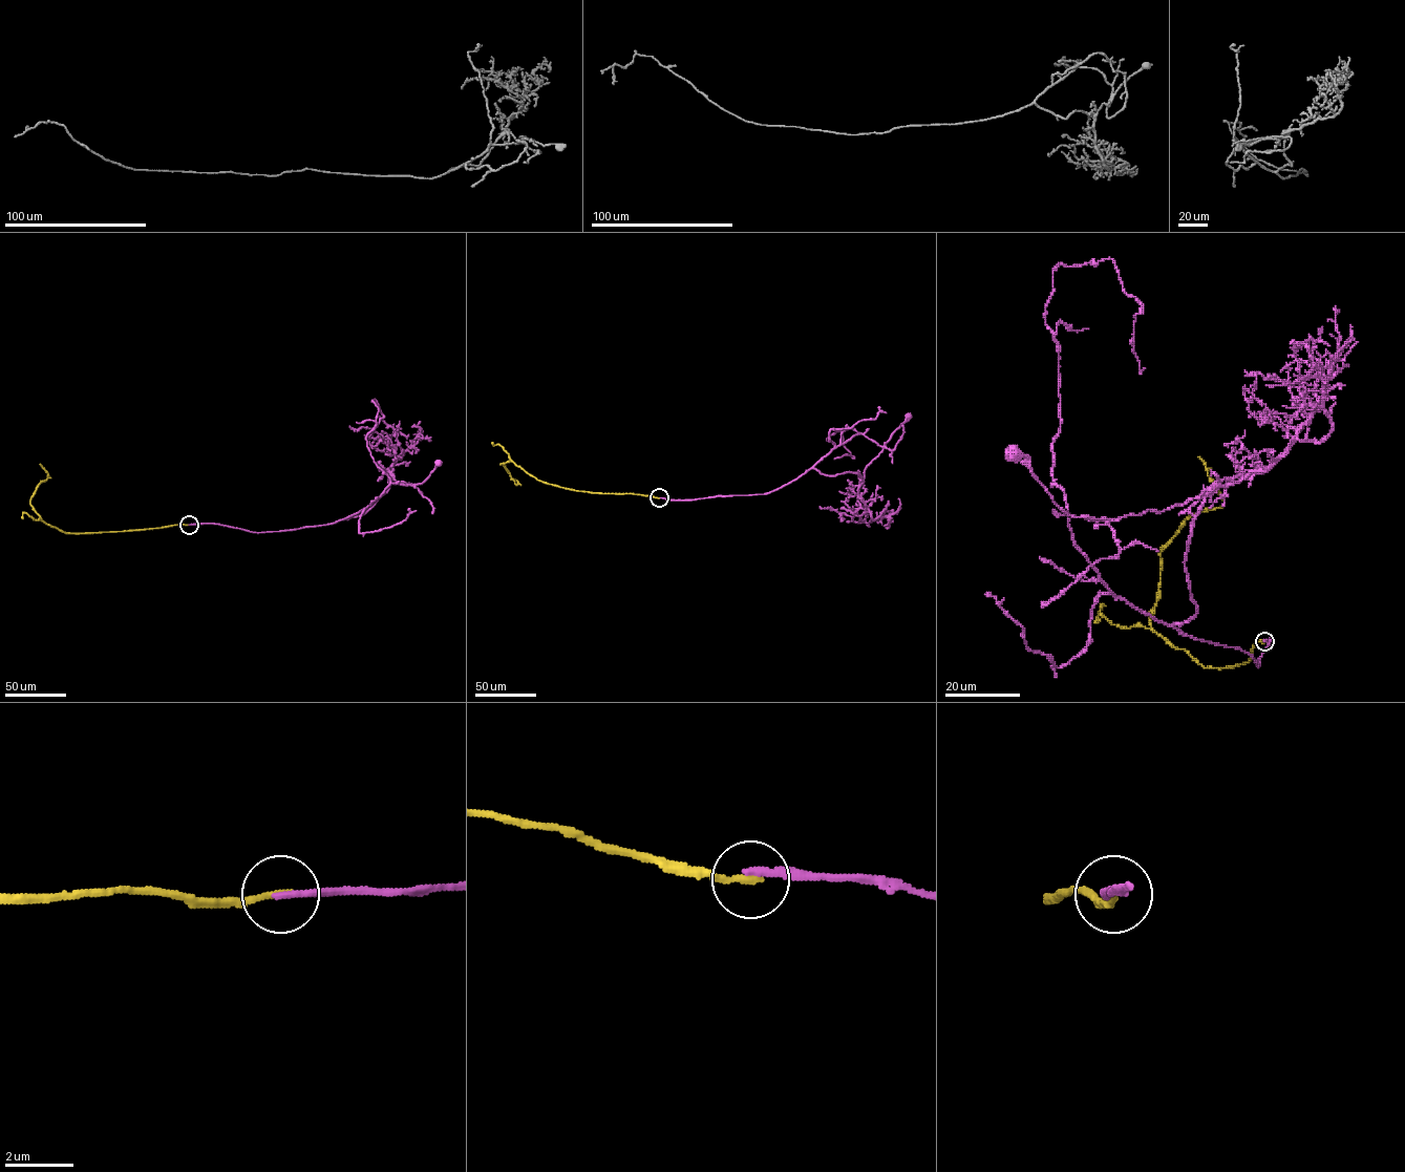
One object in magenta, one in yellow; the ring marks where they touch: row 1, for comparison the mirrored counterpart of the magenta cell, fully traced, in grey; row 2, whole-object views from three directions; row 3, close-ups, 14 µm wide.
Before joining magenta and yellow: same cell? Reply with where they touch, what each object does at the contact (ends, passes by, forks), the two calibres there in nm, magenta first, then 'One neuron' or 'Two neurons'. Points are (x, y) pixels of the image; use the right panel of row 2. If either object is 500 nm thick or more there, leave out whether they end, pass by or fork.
Place: (1264, 641). At the ring magenta ends. At the ring yellow ends. Thickness 200 nm (magenta) against 200 nm. Two neurons

